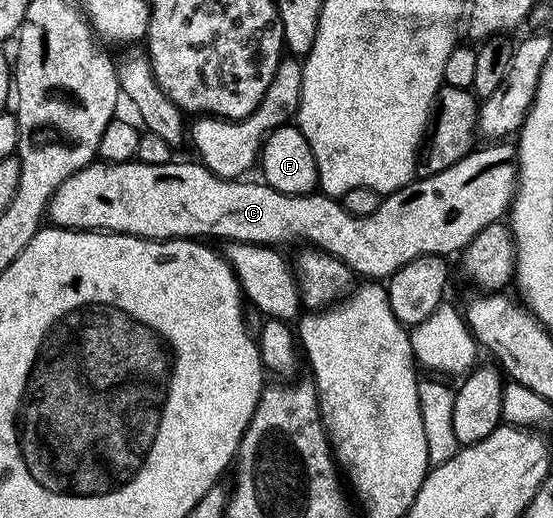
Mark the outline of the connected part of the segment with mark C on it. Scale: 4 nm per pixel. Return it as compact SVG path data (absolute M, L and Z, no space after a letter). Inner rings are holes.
M514 145L511 146L487 146L484 150L480 148L472 149L470 154L466 154L461 160L457 160L457 164L453 164L449 168L445 168L436 174L428 173L427 178L420 177L413 180L407 186L401 187L393 194L388 194L382 199L380 206L371 215L355 215L346 209L342 201L338 197L328 196L322 192L312 192L309 194L282 194L277 192L273 187L264 184L262 181L247 182L248 180L232 180L230 178L222 178L217 176L206 166L195 162L178 162L172 160L165 164L149 164L138 160L130 160L125 162L109 162L106 160L96 160L90 166L81 168L73 176L66 178L59 185L55 195L51 197L47 204L46 217L52 218L56 227L65 230L89 230L92 232L106 232L109 234L132 234L138 238L154 238L162 240L165 238L193 238L196 240L215 240L211 238L223 238L227 242L258 242L260 244L280 244L279 242L303 242L308 247L324 250L327 254L331 254L335 258L339 258L343 263L351 269L356 275L364 274L367 280L386 280L392 274L409 264L413 260L417 260L421 256L429 256L430 254L438 254L440 256L458 255L467 245L474 240L482 229L500 221L510 211L511 203L515 201L515 191L519 184L519 167L517 165L517 150Z

